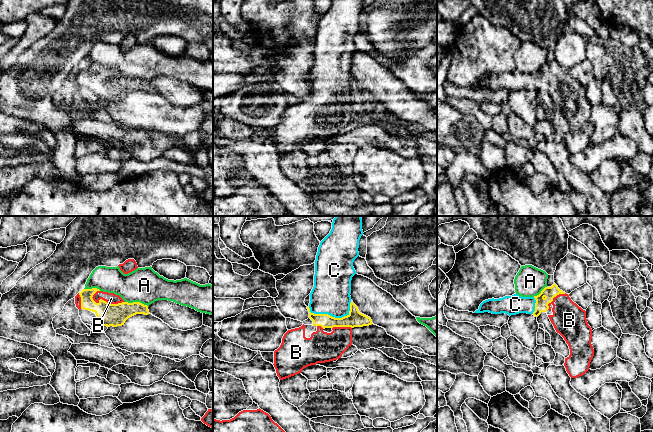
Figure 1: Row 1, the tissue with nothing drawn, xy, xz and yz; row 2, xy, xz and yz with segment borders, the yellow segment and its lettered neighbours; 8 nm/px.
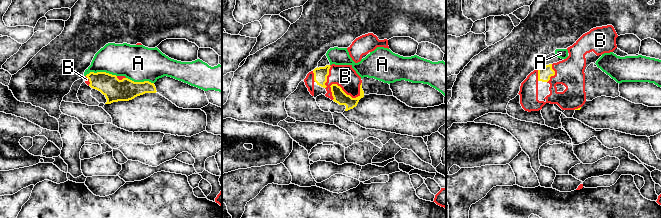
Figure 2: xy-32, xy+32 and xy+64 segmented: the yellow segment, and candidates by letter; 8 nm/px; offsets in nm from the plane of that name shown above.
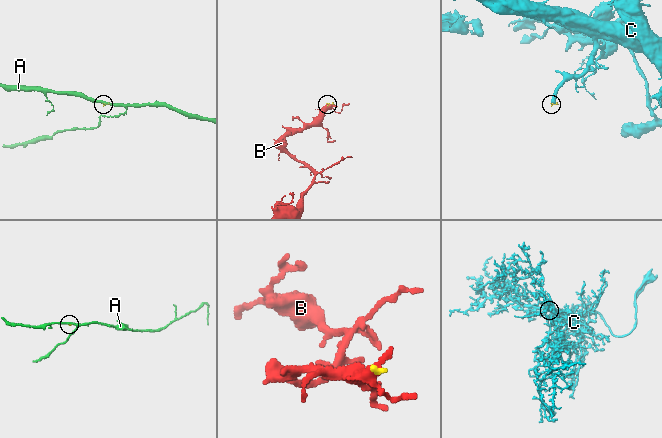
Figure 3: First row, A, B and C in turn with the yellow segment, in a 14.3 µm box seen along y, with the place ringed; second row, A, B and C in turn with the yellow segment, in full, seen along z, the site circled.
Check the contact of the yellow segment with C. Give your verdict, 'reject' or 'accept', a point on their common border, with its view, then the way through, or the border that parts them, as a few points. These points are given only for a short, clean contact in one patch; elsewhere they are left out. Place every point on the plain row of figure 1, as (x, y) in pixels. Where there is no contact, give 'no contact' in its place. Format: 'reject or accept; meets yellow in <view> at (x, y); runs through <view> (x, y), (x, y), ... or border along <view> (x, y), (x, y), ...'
accept; meets yellow in xz at (332, 93); runs through xz (355, 95), (351, 93), (332, 93), (330, 71)

